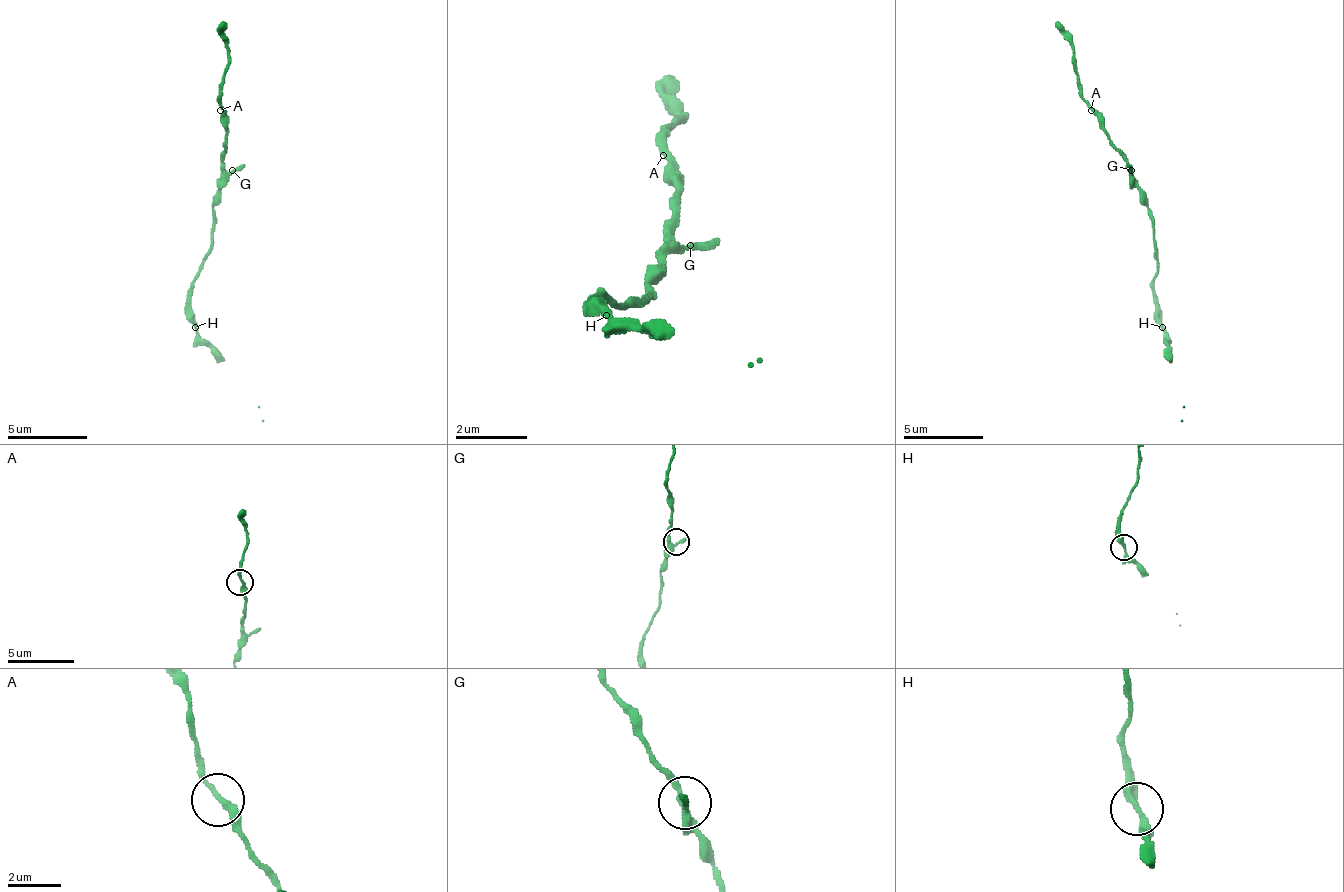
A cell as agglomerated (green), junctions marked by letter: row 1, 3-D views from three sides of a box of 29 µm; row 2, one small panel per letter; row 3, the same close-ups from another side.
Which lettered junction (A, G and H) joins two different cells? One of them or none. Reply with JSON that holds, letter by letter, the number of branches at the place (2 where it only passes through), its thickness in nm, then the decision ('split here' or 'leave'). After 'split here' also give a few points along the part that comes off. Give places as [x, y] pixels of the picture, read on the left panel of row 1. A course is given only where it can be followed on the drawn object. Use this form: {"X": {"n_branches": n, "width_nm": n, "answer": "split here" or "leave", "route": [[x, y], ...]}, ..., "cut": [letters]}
{"A": {"n_branches": 2, "width_nm": 240, "answer": "leave"}, "G": {"n_branches": 2, "width_nm": 300, "answer": "leave"}, "H": {"n_branches": 2, "width_nm": 280, "answer": "leave"}, "cut": []}

